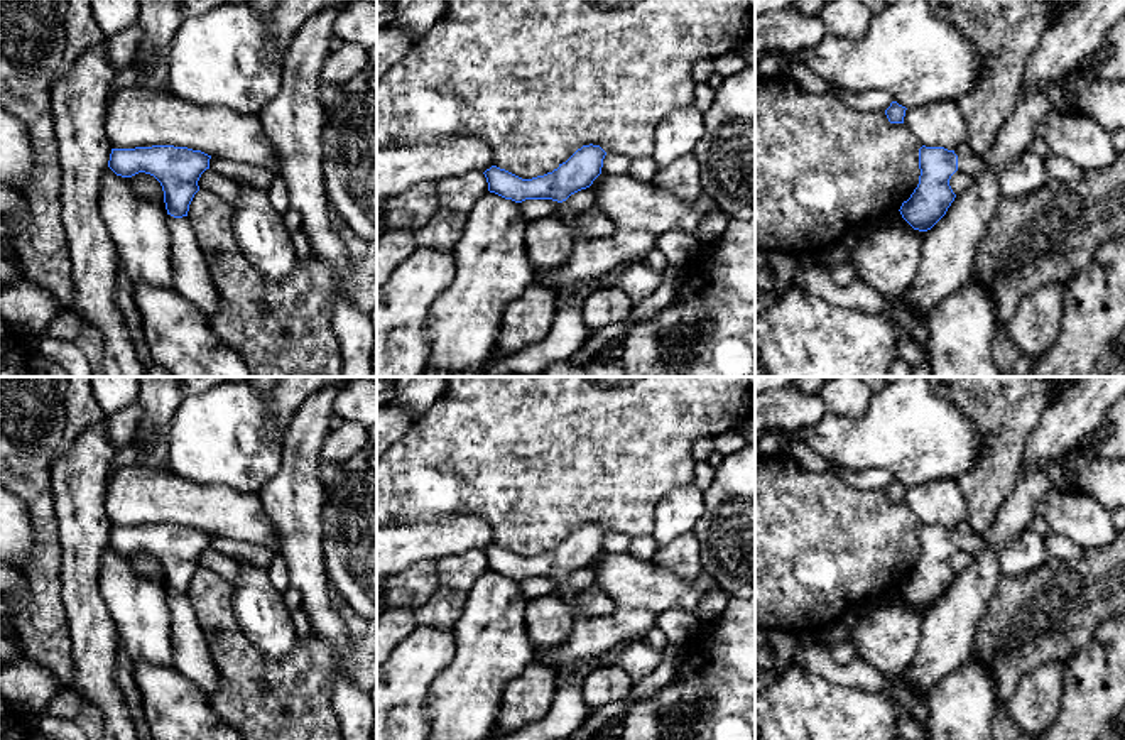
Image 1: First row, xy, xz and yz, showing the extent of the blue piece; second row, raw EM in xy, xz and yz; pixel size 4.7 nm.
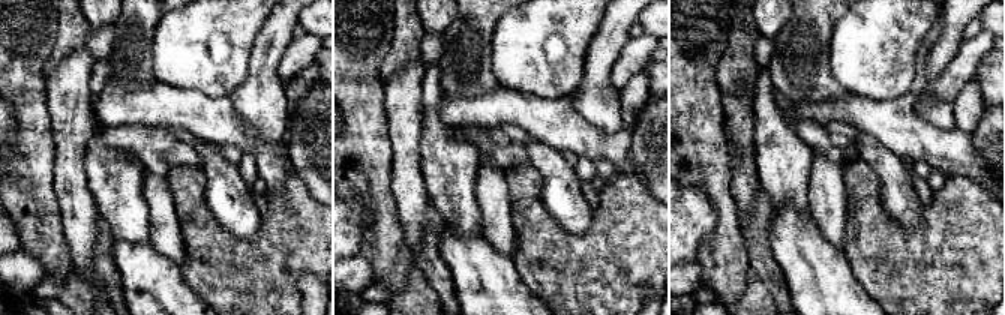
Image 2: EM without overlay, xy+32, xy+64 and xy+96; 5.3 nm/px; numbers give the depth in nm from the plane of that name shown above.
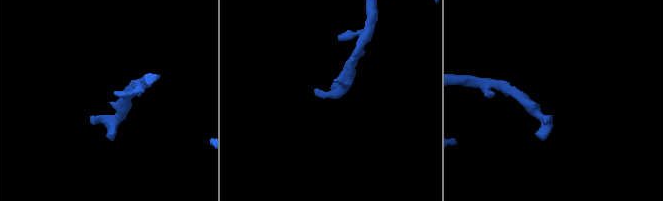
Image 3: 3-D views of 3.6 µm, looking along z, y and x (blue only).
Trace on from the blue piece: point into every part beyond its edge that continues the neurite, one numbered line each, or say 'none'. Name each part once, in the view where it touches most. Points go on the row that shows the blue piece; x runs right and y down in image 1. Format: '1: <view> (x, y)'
1: yz (972, 164)

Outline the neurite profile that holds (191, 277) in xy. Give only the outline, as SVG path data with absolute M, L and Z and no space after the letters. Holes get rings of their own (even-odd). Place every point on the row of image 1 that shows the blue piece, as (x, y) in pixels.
M167 215L167 228L171 231L172 289L184 296L211 323L220 296L193 225L188 216L174 218Z

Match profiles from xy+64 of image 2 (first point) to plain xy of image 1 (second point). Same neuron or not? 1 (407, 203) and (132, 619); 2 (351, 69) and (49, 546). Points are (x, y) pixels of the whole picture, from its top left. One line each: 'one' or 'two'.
1: two
2: one

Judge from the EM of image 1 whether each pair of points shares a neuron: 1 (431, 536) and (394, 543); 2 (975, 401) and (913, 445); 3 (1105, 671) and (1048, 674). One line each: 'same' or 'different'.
1: same
2: different
3: different

